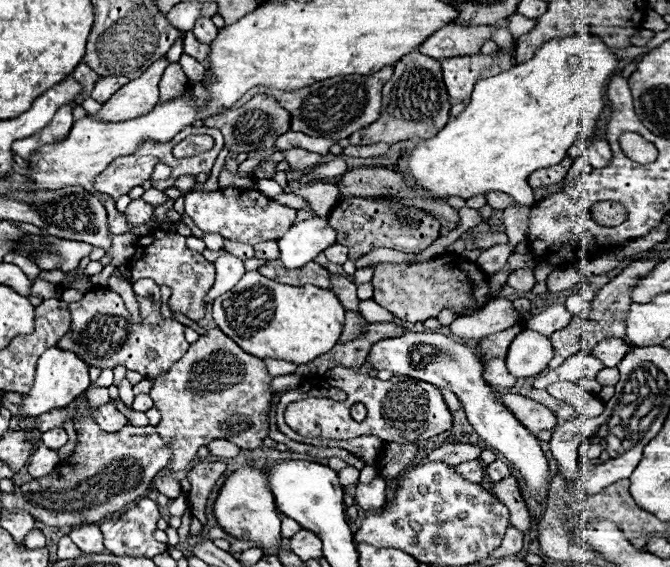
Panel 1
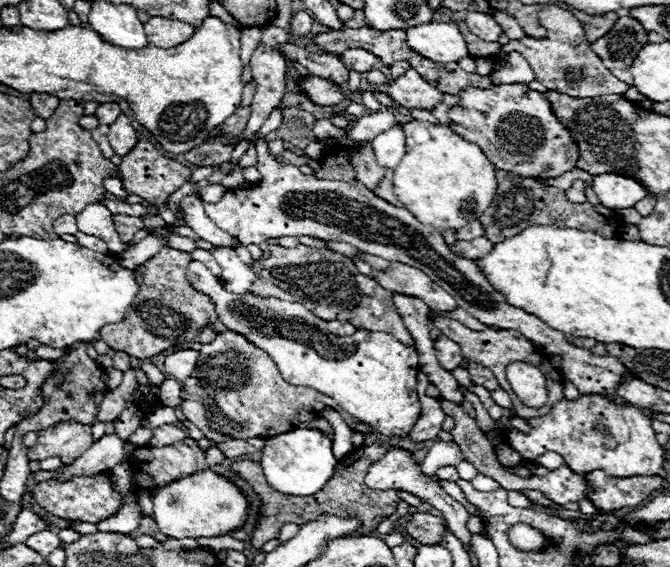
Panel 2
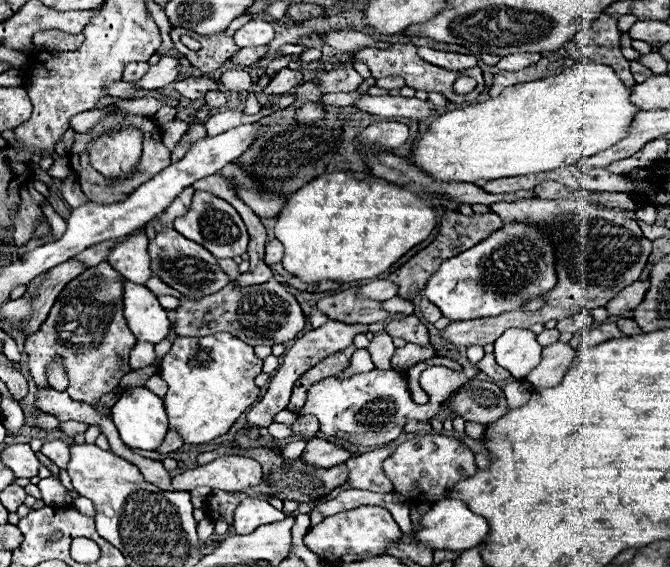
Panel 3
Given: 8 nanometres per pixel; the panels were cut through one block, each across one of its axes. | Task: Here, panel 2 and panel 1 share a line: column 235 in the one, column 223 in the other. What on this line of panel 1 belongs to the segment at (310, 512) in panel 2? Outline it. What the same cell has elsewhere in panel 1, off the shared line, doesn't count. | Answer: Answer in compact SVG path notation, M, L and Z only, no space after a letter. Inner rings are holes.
M200 462L188 472L188 480L192 484L188 492L190 510L202 524L206 524L206 500L224 470L224 462Z

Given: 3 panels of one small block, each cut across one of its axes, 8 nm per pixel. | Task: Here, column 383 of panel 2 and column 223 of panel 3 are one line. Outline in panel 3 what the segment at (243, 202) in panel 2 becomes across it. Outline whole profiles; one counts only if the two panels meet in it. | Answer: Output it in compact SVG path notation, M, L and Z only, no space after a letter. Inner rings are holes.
M194 192L190 210L184 216L174 220L174 228L188 240L202 244L216 258L242 256L248 248L248 232L246 232L246 226L244 226L240 214L234 210L232 204L228 204L226 200L222 200L210 192Z

